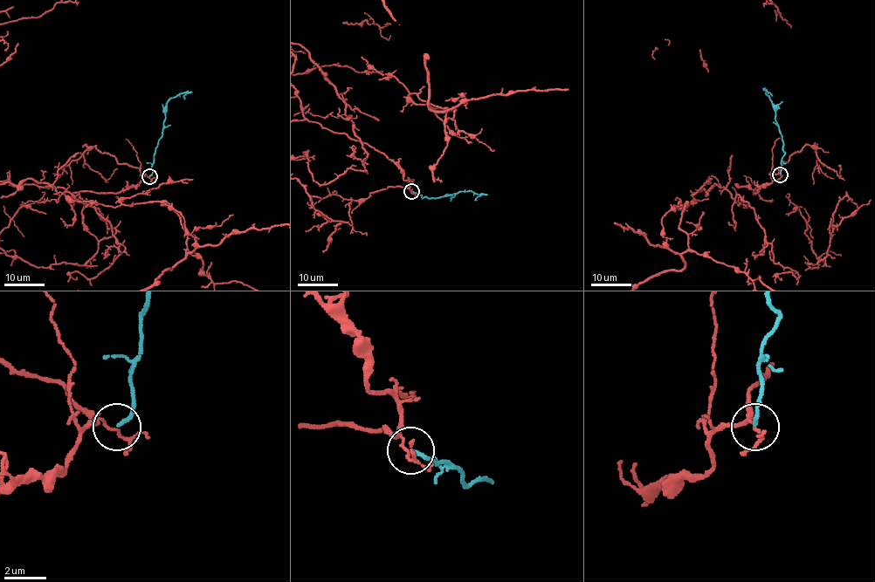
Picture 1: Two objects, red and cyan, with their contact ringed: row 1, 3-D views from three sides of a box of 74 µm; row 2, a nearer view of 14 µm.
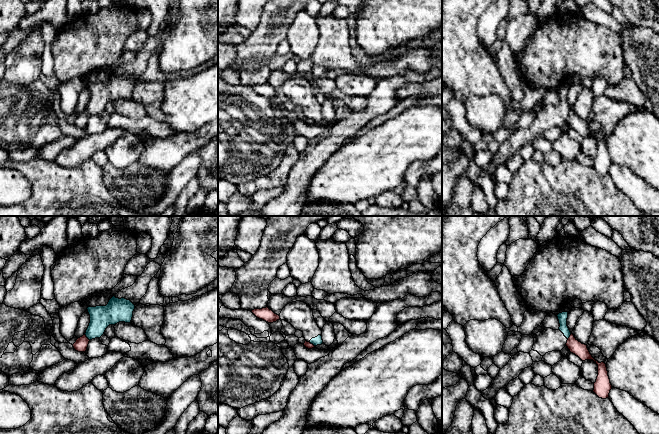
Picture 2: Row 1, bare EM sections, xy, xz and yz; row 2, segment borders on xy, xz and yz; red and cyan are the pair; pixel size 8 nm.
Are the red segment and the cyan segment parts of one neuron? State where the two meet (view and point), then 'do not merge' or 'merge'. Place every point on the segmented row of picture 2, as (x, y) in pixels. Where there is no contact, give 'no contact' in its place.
contact xy (86, 337); do not merge

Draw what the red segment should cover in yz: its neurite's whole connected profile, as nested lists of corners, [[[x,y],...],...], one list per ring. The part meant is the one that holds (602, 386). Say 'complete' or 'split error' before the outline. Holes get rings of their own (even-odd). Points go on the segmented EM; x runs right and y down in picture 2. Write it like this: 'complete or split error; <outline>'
complete; [[[572,333],[567,340],[566,346],[571,353],[578,356],[582,361],[593,360],[598,365],[598,376],[596,382],[594,383],[593,392],[599,398],[609,398],[609,393],[612,389],[612,385],[610,383],[606,364],[604,362],[599,363],[598,361],[596,361],[590,354],[587,345],[579,342]]]

